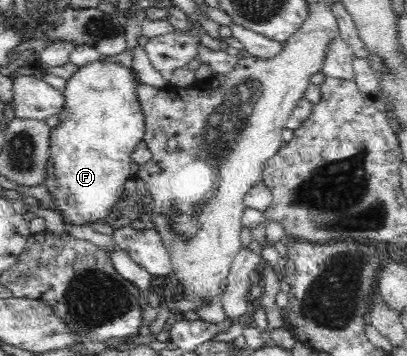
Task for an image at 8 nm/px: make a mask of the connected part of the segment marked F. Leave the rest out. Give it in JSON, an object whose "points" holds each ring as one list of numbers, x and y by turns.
{"points":[[104,58,77,68,66,82,65,104,58,114,58,125,51,129,51,156,43,179,66,229,70,225,89,226,108,217,110,209,122,200,124,183,133,178,131,155,146,133,135,94,138,82,131,67]]}

